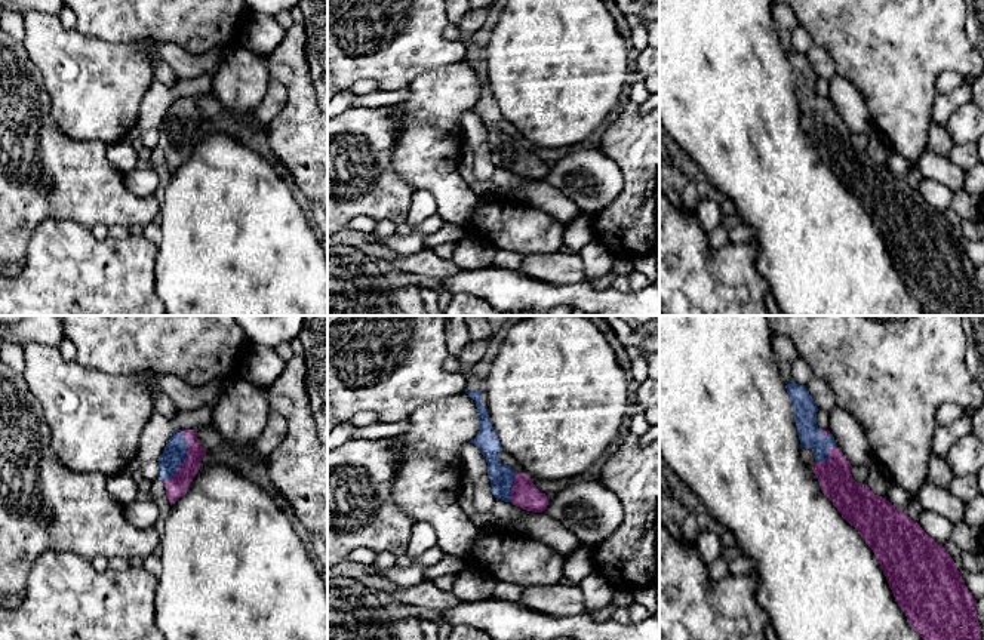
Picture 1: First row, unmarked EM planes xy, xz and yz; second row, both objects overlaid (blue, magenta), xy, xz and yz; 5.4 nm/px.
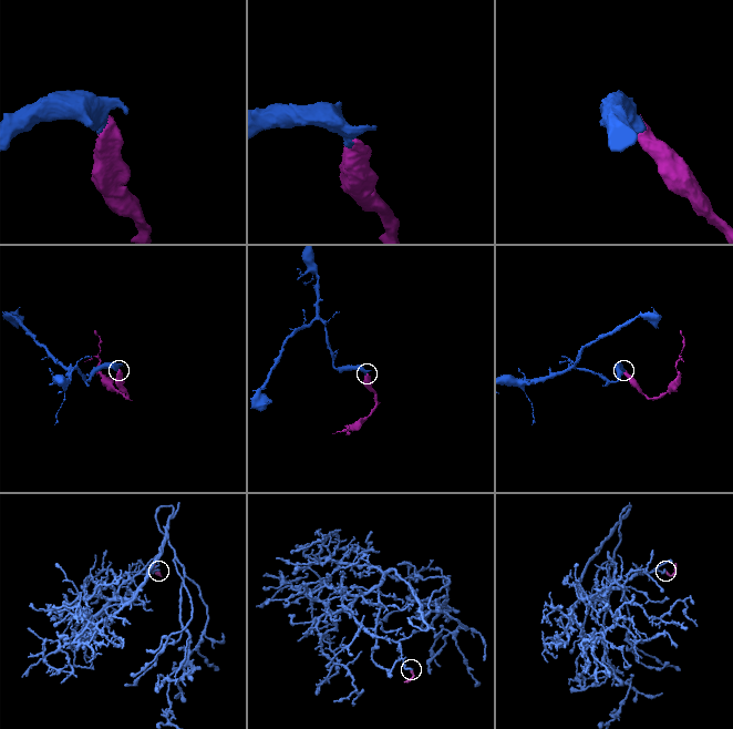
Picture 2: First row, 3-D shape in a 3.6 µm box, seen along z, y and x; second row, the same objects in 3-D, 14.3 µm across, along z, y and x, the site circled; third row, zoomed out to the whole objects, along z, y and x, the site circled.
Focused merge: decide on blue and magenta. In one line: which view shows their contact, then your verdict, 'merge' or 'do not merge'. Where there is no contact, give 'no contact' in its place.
meets blue in xy; merge

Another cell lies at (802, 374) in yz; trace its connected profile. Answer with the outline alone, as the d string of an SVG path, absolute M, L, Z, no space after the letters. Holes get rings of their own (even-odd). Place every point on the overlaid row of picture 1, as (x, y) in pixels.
M797 357L791 366L791 381L799 385L806 385L814 378L811 366L800 357Z

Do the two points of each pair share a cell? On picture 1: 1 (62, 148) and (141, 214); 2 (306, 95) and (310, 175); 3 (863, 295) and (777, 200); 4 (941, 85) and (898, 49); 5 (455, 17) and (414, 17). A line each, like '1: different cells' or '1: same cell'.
1: same cell
2: same cell
3: same cell
4: different cells
5: different cells

